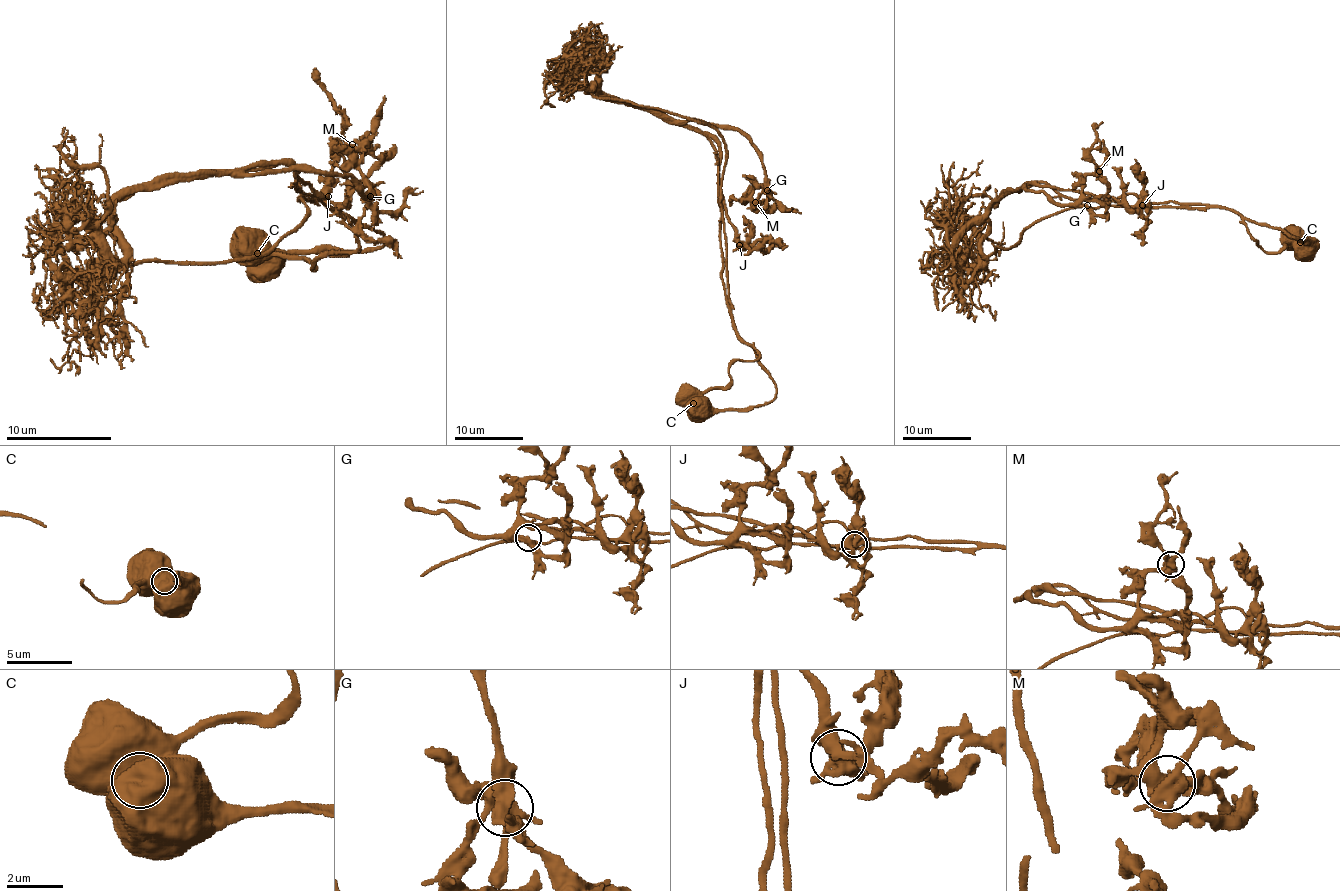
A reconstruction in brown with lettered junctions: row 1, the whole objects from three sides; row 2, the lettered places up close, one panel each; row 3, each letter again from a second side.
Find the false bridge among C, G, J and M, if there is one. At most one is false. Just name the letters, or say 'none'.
C

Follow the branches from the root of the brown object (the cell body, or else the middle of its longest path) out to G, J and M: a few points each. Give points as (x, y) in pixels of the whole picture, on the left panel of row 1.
G: (265, 262), (315, 268), (357, 239), (296, 191), (289, 162), (252, 165), (349, 175), (370, 196)
J: (265, 262), (281, 255), (315, 268), (323, 255), (357, 247), (347, 218), (302, 196), (294, 175), (328, 196)
M: (265, 262), (315, 268), (357, 239), (296, 191), (289, 162), (246, 170), (325, 170), (368, 194), (352, 144)

